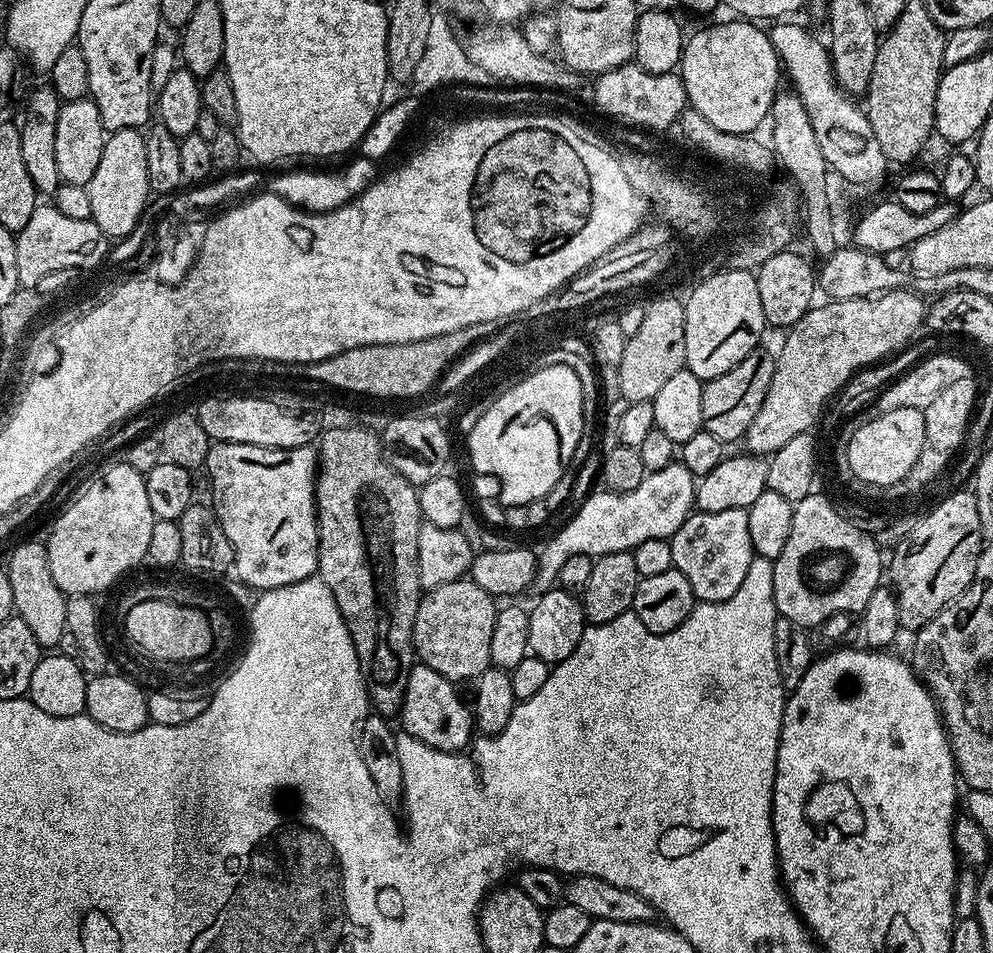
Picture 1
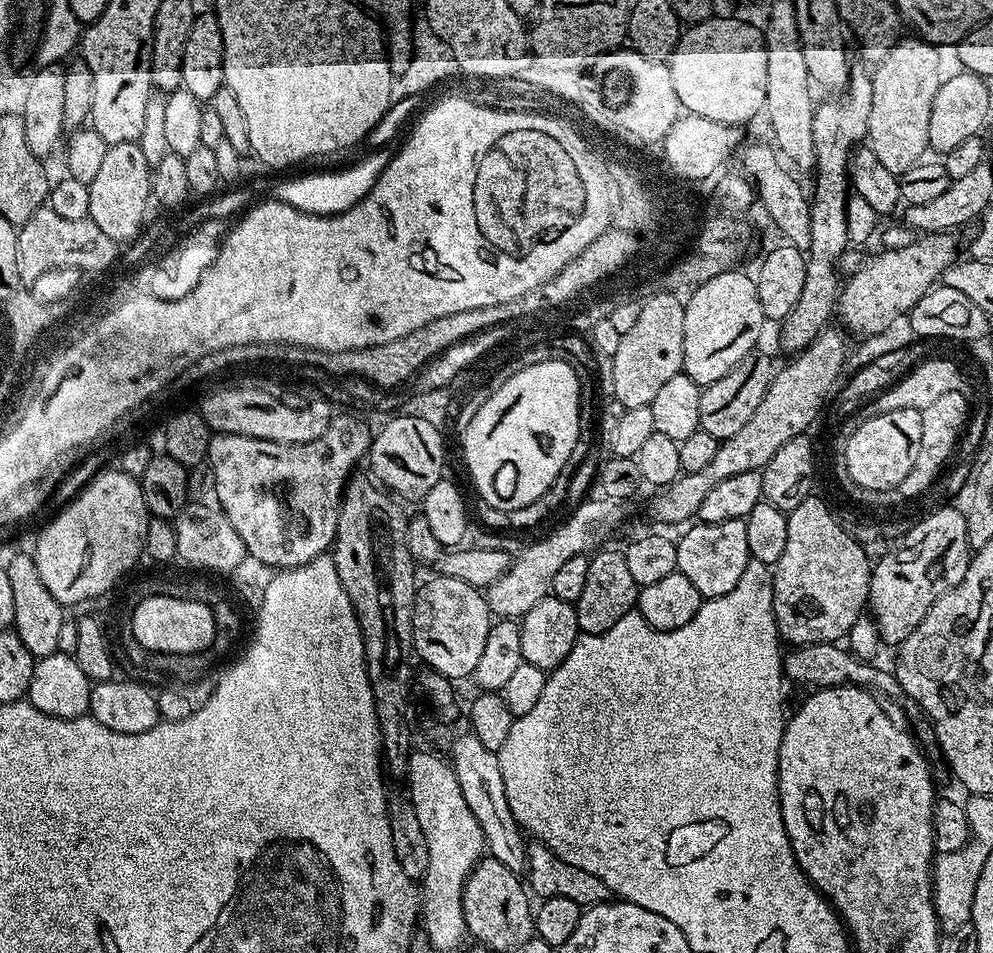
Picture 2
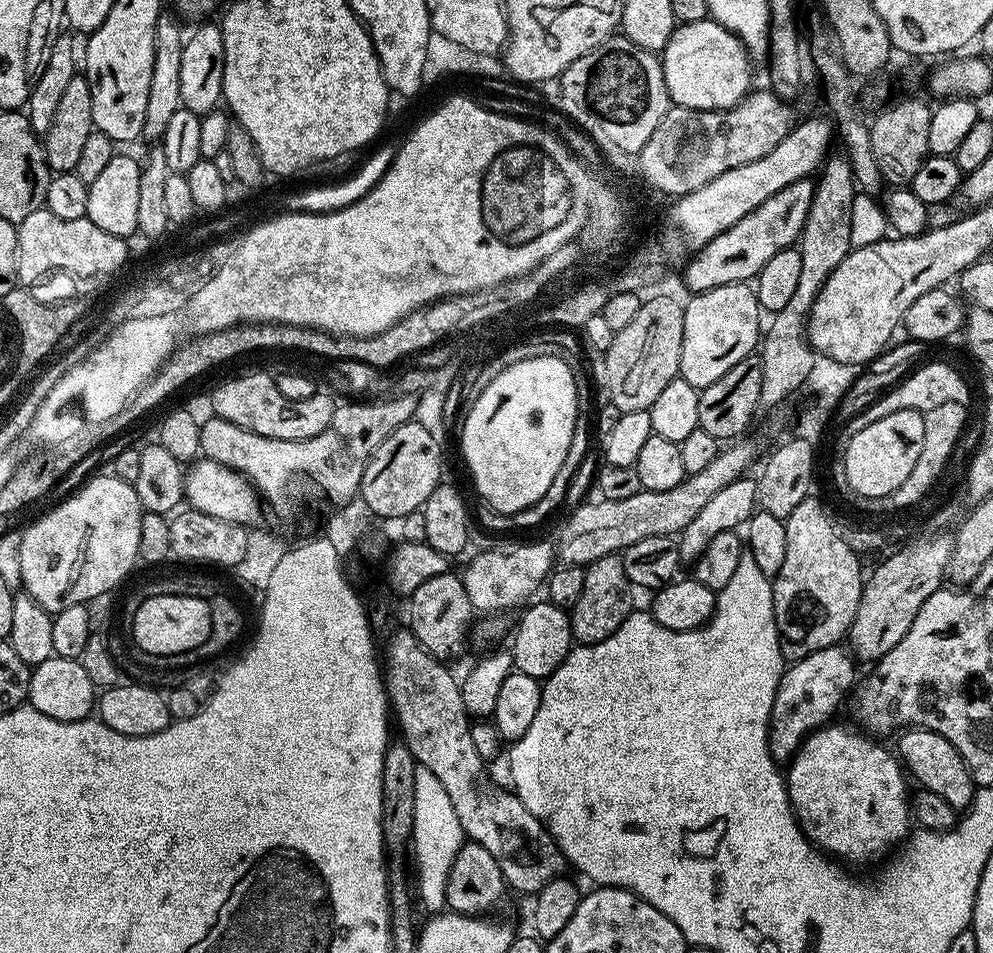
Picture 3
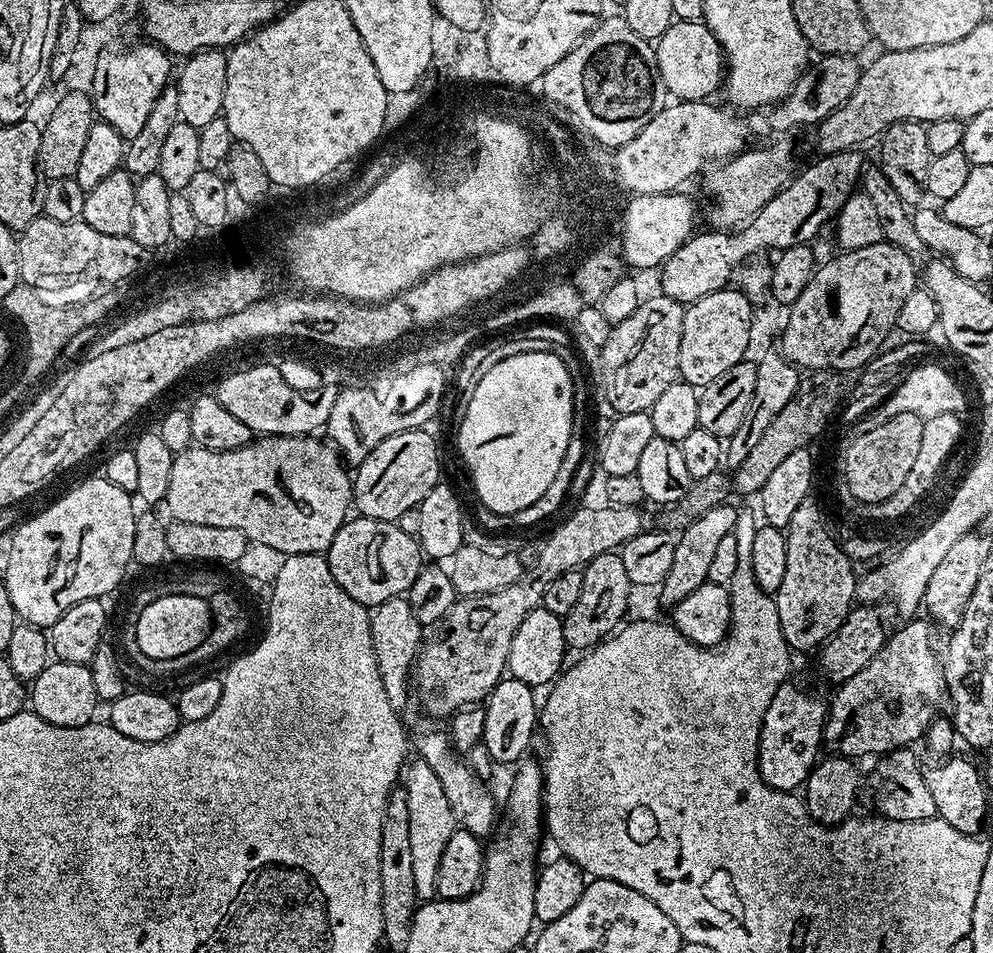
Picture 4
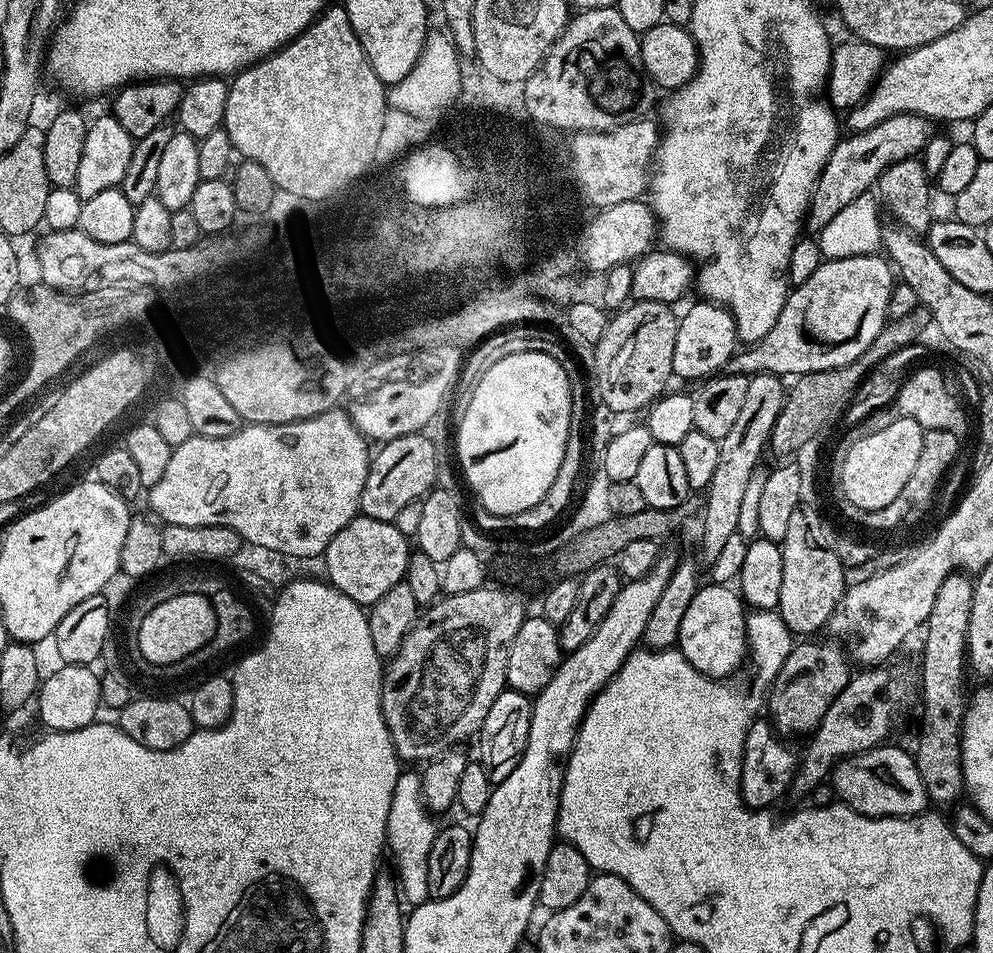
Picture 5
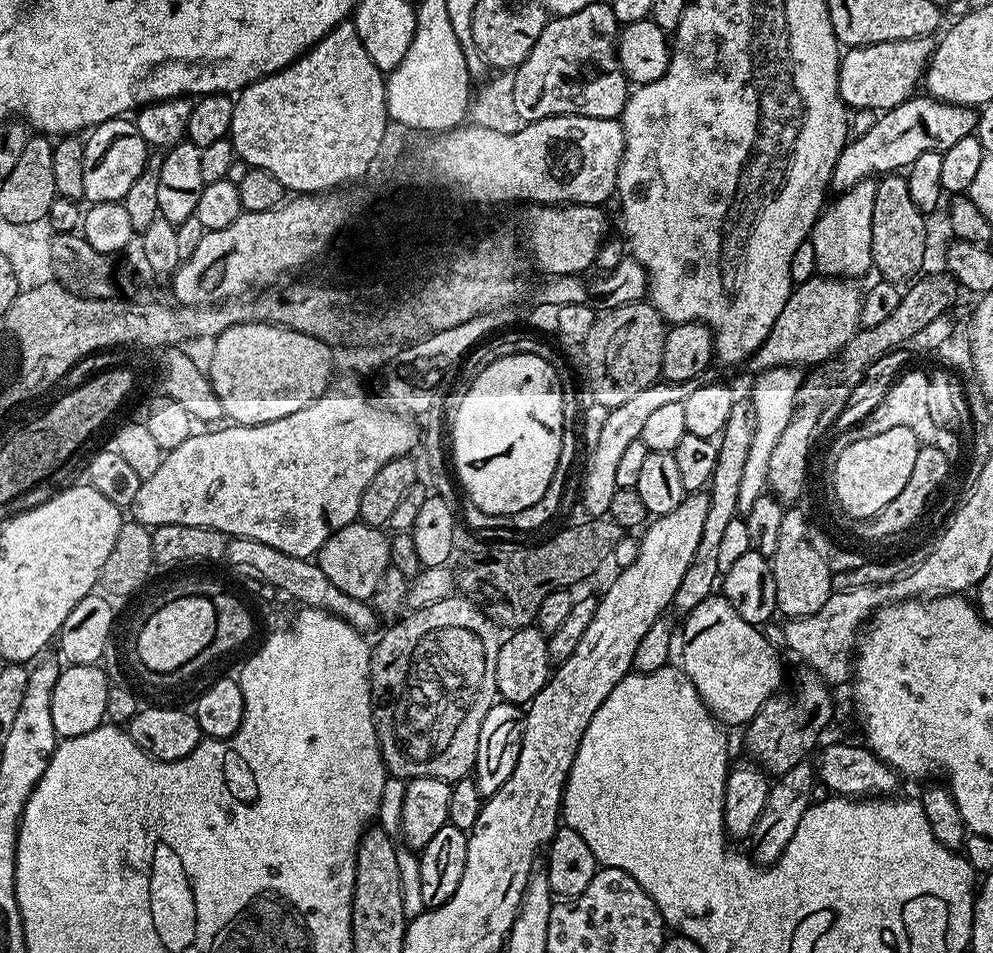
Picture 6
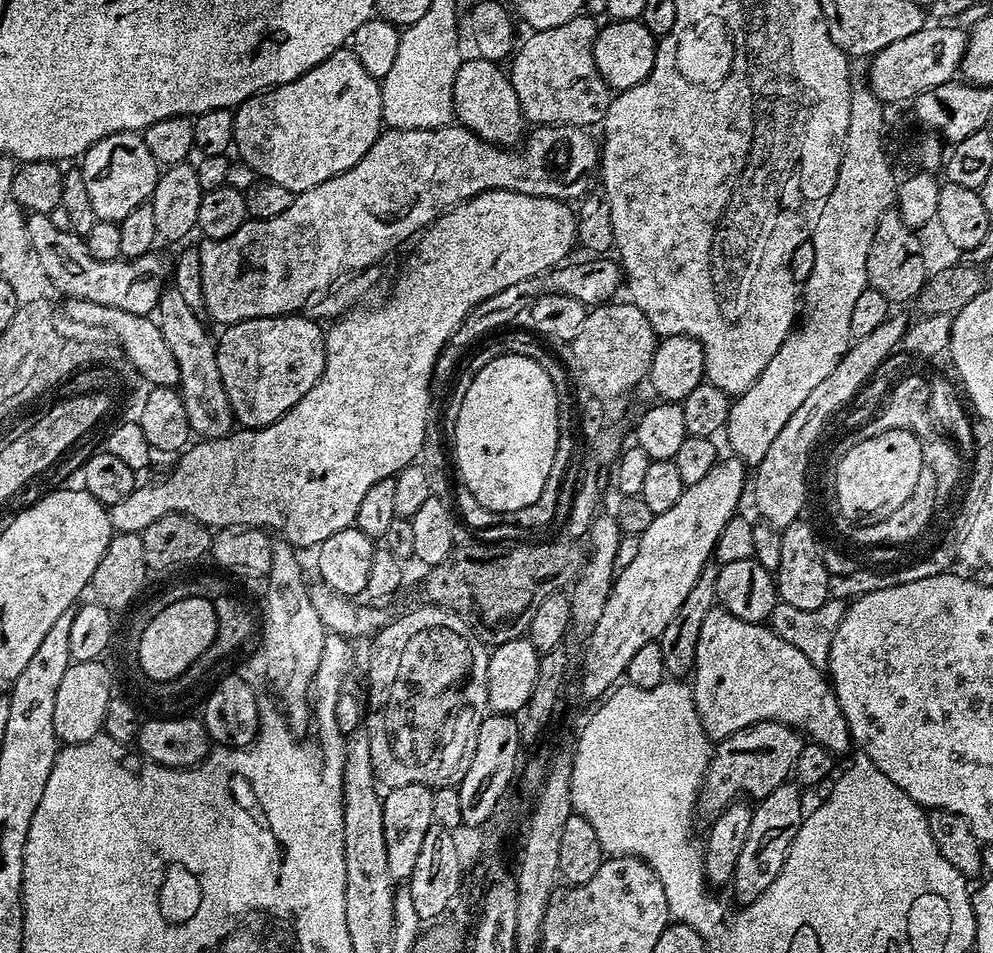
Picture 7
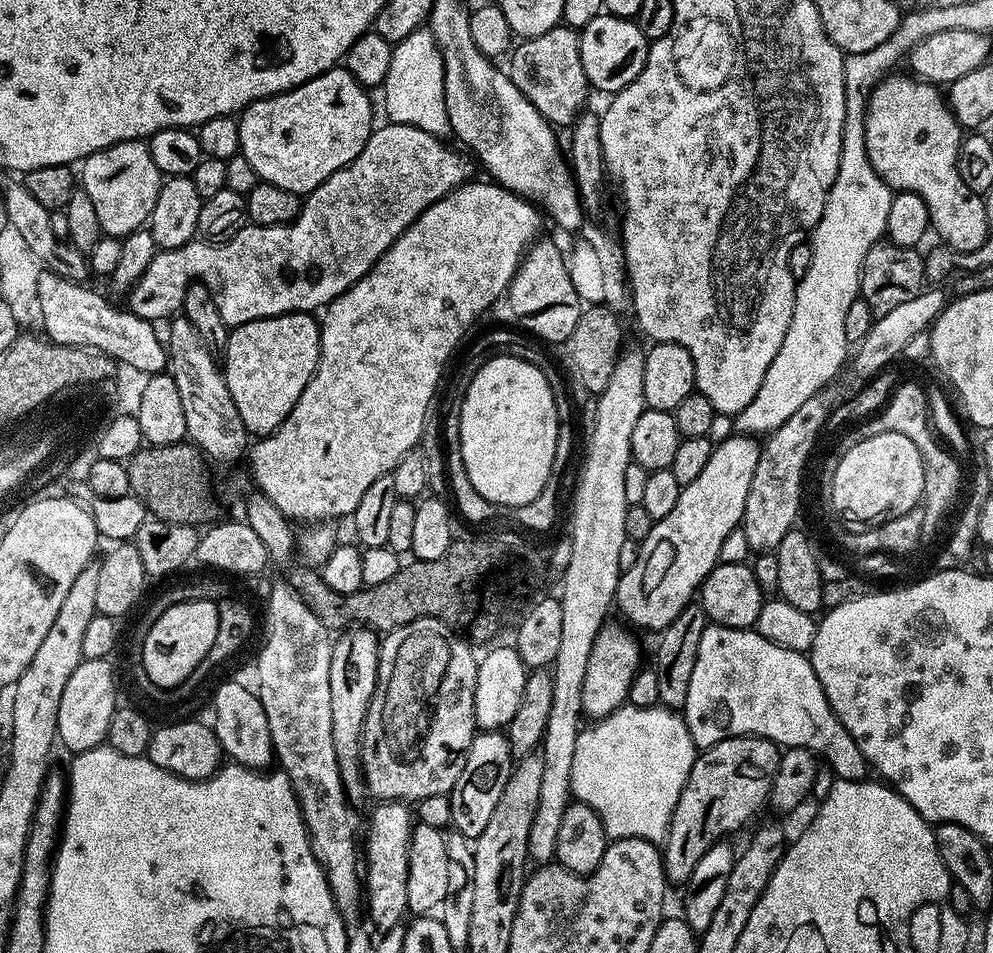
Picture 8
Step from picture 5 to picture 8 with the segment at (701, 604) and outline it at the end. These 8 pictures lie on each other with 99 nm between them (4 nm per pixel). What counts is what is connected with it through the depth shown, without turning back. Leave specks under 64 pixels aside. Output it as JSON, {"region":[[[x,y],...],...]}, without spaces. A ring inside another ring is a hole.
{"region":[[[709,623],[708,627],[702,630],[702,642],[698,642],[698,658],[694,662],[694,675],[690,677],[690,690],[686,694],[682,715],[686,726],[690,730],[690,738],[695,742],[697,749],[700,750],[712,748],[718,742],[722,742],[731,736],[761,736],[767,740],[774,741],[775,744],[784,748],[809,748],[816,753],[817,757],[822,758],[823,763],[825,760],[836,771],[835,775],[842,780],[862,780],[870,772],[868,760],[862,754],[862,750],[858,750],[858,742],[854,742],[854,738],[848,733],[846,726],[842,726],[842,722],[834,714],[834,710],[822,690],[822,682],[818,682],[818,674],[814,674],[811,659],[805,653],[795,652],[786,646],[778,646],[774,642],[762,638],[759,632],[755,630],[727,628],[721,624],[714,623]]]}

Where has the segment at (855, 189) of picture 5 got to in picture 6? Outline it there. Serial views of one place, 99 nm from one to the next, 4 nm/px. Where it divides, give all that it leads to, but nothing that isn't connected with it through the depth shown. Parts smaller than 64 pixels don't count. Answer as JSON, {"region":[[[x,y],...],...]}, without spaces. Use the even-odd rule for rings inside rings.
{"region":[[[917,94],[911,100],[879,113],[870,130],[849,139],[842,154],[838,154],[831,191],[836,194],[848,192],[863,180],[907,170],[914,158],[918,158],[918,154],[950,150],[950,146],[955,146],[960,139],[973,135],[977,128],[976,108],[967,108],[965,104],[947,104],[944,100],[935,100],[927,94]]]}

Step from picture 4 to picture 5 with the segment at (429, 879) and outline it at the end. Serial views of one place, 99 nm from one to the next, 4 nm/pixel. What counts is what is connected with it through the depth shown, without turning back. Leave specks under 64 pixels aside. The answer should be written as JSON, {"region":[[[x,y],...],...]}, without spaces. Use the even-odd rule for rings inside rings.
{"region":[[[401,771],[398,782],[394,786],[394,796],[390,798],[390,812],[386,818],[386,848],[392,851],[392,860],[396,863],[394,875],[398,881],[400,895],[409,905],[429,903],[430,882],[426,882],[426,874],[430,870],[430,846],[434,846],[434,838],[438,824],[432,820],[420,797],[420,772]]]}

